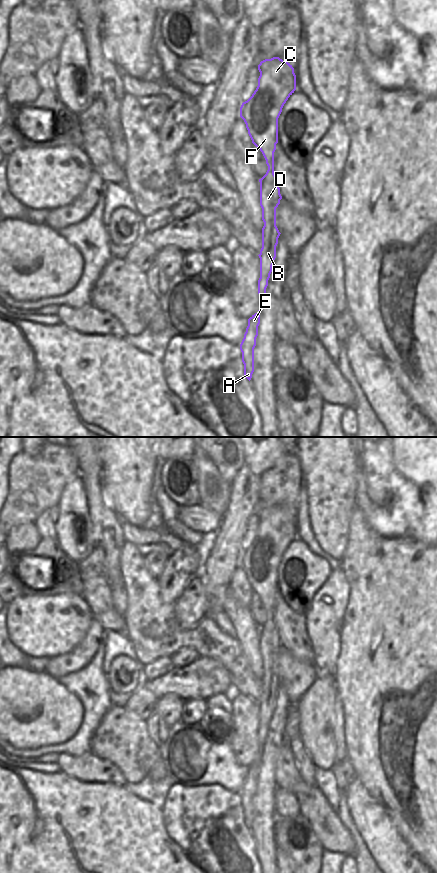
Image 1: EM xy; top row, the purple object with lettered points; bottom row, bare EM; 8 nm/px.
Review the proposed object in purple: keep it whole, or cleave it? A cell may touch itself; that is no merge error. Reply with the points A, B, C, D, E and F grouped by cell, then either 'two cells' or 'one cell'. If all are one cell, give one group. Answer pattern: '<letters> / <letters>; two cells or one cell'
A B C D E F; one cell

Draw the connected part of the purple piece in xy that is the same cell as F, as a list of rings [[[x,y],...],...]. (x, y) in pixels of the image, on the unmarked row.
[[[279,505],[265,507],[258,513],[260,524],[252,544],[240,555],[252,591],[262,600],[268,618],[259,627],[260,654],[262,656],[262,696],[260,702],[260,726],[258,742],[260,757],[266,742],[268,728],[276,706],[276,694],[280,680],[276,674],[276,656],[282,644],[274,622],[274,600],[278,591],[278,566],[288,546],[296,538],[294,516]]]

